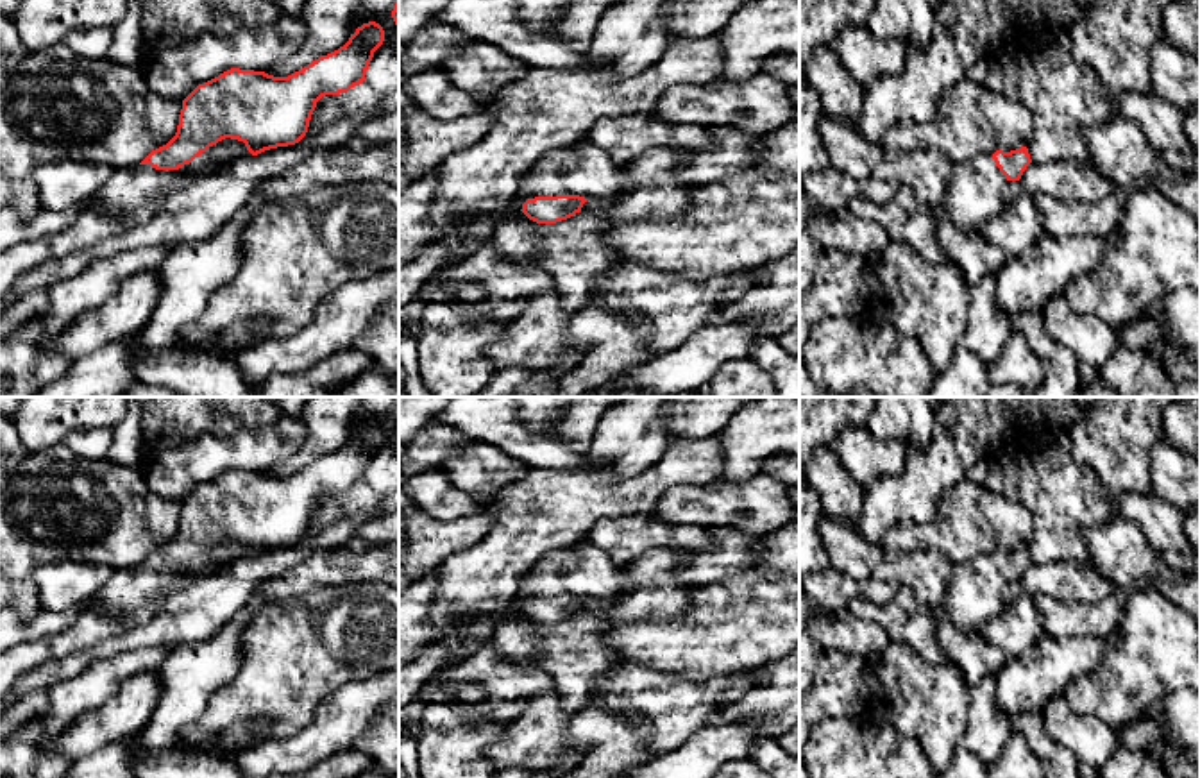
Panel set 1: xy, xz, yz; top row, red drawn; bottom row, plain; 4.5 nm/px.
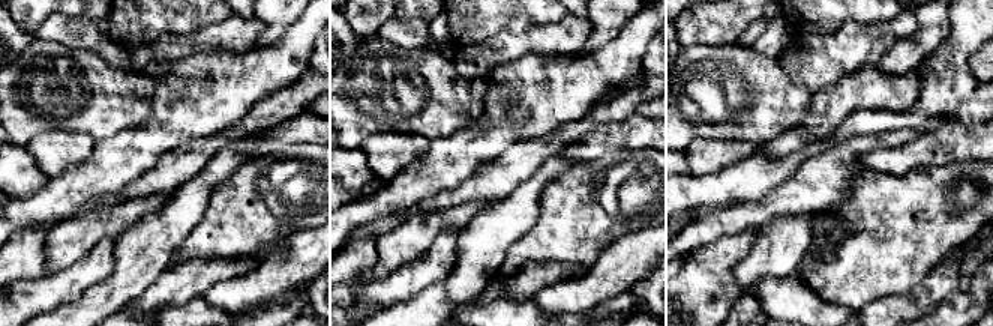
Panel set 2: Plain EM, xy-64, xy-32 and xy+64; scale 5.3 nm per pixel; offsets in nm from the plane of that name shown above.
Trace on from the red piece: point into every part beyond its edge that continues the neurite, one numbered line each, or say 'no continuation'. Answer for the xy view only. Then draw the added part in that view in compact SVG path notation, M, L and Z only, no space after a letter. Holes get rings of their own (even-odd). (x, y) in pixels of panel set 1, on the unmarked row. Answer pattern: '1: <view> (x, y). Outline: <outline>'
1: xy (138, 592). Outline: M209 551L179 571L156 571L150 565L116 569L107 585L95 596L98 603L118 612L116 619L84 612L72 628L59 635L20 644L0 655L0 699L30 669L55 658L64 658L98 642L148 622L165 606L172 592L182 590L200 578L216 572Z

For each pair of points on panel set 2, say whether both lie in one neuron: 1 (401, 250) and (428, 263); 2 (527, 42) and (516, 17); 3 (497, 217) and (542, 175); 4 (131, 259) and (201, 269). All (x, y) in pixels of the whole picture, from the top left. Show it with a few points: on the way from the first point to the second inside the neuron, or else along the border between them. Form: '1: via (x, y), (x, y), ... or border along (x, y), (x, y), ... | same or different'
1: border along (441, 233), (417, 257), (386, 277) | different
2: border along (557, 21), (518, 33), (497, 30), (488, 38) | different
3: via (509, 211), (533, 187) | same
4: border along (171, 262), (146, 290) | different

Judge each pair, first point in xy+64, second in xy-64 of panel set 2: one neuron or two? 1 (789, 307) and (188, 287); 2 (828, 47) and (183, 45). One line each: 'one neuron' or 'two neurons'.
1: two neurons
2: one neuron

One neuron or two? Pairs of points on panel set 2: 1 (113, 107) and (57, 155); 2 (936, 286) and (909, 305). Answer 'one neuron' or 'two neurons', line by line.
1: two neurons
2: one neuron

